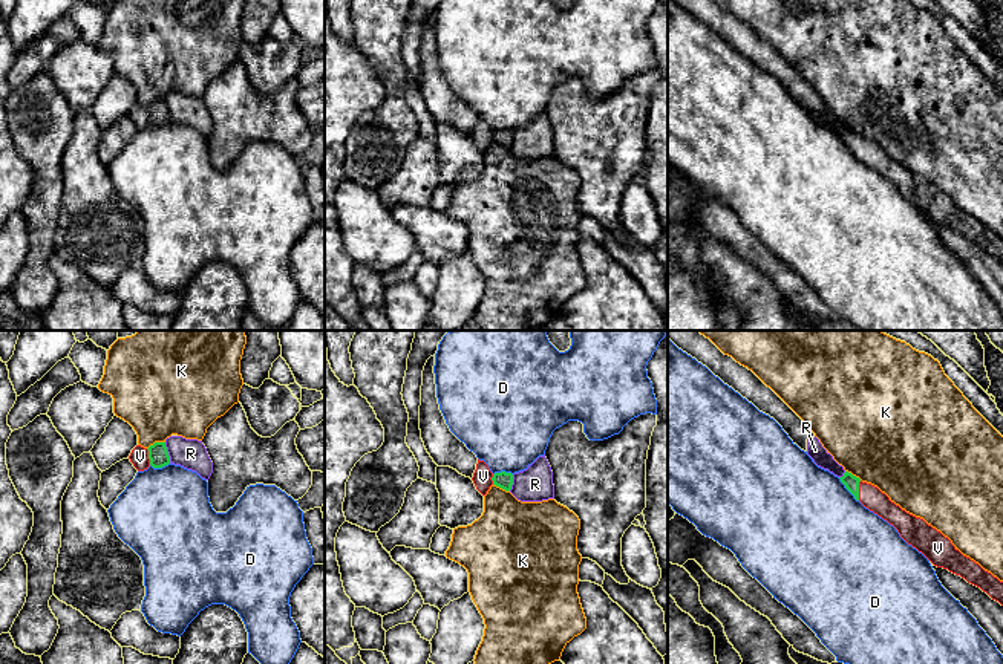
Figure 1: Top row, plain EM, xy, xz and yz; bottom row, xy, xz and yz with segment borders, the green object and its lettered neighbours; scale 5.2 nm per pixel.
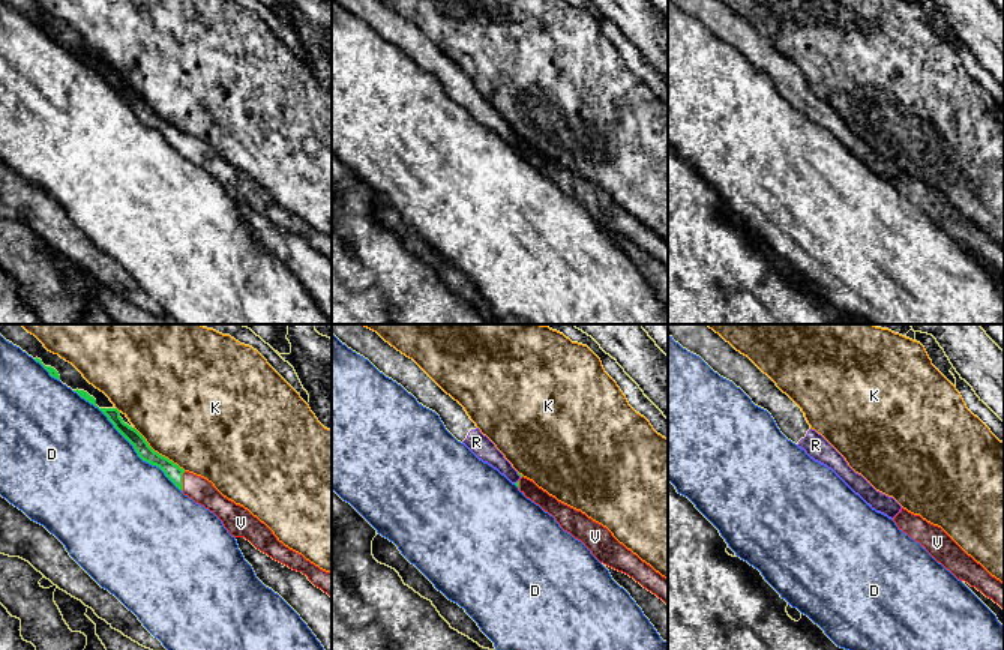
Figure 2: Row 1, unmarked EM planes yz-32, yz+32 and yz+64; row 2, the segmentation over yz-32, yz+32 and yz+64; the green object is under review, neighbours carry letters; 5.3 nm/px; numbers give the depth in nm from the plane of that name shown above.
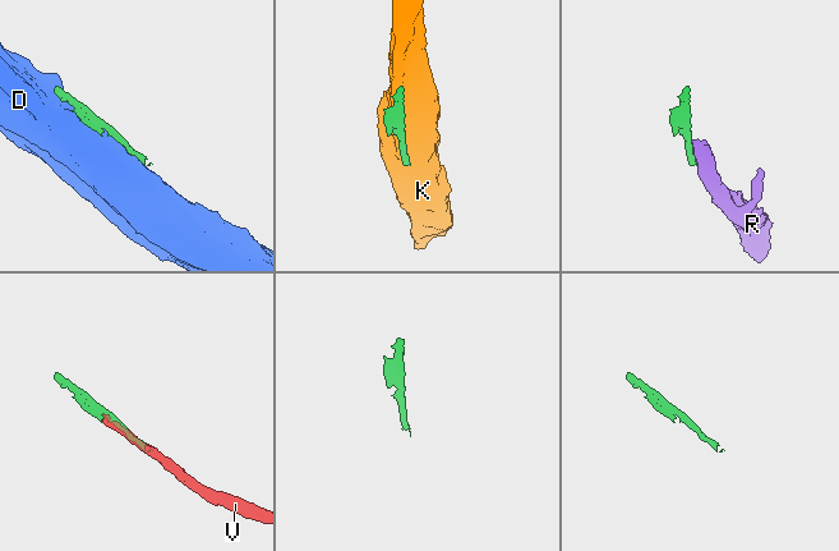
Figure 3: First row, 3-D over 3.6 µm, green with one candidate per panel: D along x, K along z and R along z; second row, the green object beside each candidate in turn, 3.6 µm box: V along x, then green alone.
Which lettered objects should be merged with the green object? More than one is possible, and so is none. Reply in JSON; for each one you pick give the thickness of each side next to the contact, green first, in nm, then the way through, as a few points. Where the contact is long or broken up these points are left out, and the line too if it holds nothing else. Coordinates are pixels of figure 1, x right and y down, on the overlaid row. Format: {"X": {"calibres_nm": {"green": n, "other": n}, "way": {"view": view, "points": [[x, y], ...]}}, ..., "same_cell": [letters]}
{"V": {"calibres_nm": {"green": 80, "other": 120}}, "same_cell": ["V"]}

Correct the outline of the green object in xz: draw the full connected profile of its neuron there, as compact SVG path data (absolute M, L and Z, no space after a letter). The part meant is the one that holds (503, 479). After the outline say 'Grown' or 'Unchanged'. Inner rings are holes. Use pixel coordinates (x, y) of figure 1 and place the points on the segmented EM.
M478 459L476 470L472 477L476 490L485 496L492 485L496 485L505 491L511 490L513 474L511 473L492 473L488 465L484 461Z. Grown

